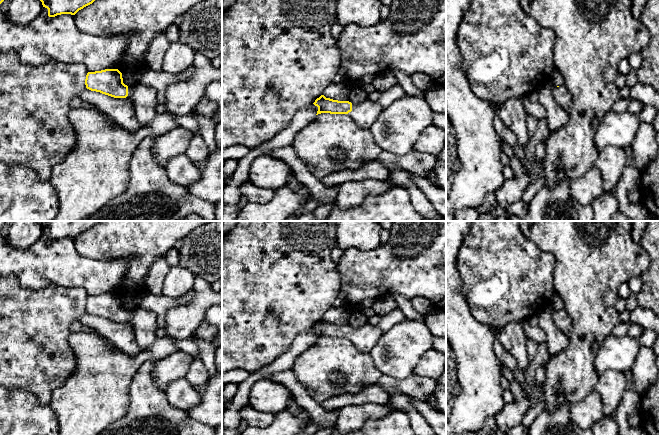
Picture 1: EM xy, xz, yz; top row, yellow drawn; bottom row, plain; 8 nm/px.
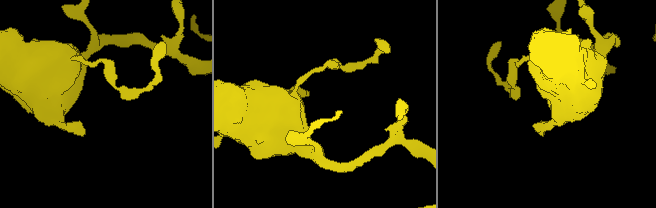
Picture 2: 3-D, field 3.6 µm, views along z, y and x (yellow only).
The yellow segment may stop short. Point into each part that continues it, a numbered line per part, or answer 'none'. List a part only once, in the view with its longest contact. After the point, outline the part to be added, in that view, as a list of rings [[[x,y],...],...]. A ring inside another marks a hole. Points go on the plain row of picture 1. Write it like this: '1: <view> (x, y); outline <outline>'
1: xy (144, 322); outline [[[138,307],[135,312],[128,311],[128,320],[135,333],[135,340],[142,351],[148,350],[159,335],[157,314]]]

